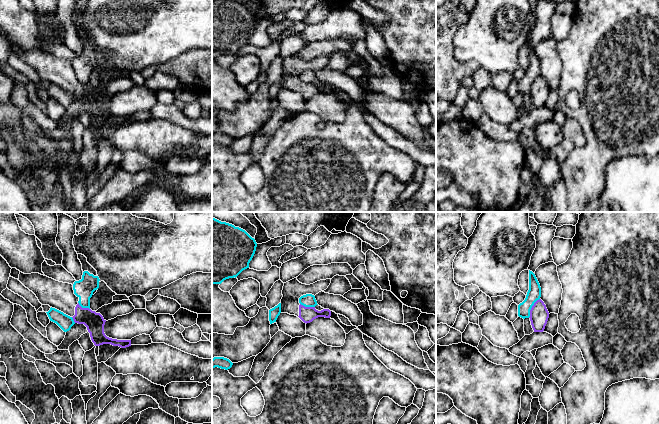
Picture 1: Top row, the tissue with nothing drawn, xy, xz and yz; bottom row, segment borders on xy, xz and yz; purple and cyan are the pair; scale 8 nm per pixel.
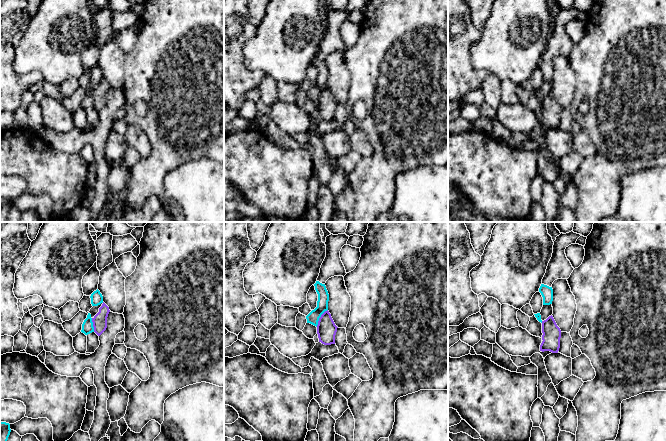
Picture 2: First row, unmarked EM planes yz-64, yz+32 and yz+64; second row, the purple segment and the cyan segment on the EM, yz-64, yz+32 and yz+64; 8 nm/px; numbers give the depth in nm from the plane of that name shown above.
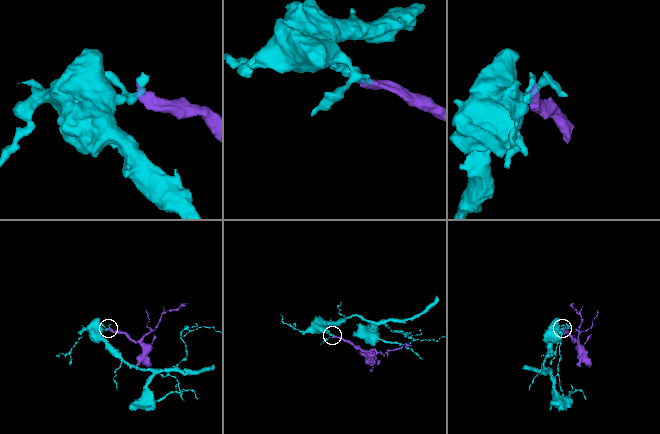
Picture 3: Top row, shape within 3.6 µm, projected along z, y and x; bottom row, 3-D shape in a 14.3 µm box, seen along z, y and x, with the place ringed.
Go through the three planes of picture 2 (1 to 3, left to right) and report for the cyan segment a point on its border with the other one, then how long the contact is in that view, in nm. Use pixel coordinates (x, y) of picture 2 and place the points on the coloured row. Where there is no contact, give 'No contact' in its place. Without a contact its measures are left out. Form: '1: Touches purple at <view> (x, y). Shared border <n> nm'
1: Touches purple at yz-64 (93, 325). Shared border 110 nm
2: Touches purple at yz+32 (319, 318). Shared border 170 nm
3: No contact

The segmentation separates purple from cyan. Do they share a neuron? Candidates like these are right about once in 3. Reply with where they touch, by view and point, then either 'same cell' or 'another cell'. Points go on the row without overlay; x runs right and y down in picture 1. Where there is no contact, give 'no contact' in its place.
yz (531, 84) | another cell

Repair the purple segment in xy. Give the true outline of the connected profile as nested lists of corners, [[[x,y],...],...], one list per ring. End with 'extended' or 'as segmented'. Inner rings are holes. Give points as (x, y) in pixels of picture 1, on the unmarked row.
[[[22,48],[19,50],[19,57],[36,71],[42,81],[49,81],[72,93],[75,99],[84,100],[95,122],[103,120],[121,124],[131,122],[131,116],[117,116],[105,111],[106,96],[100,89],[79,81],[79,73],[74,70],[72,60],[59,58],[39,49]]]; extended

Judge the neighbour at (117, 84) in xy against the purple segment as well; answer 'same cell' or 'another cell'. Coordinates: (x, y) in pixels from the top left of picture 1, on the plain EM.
another cell

